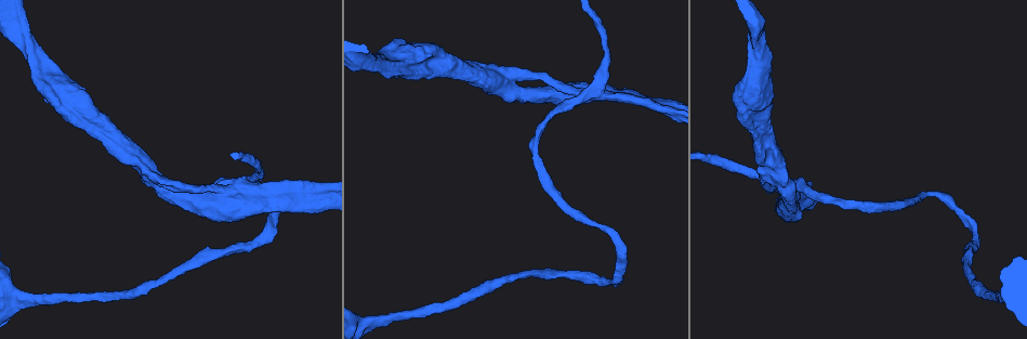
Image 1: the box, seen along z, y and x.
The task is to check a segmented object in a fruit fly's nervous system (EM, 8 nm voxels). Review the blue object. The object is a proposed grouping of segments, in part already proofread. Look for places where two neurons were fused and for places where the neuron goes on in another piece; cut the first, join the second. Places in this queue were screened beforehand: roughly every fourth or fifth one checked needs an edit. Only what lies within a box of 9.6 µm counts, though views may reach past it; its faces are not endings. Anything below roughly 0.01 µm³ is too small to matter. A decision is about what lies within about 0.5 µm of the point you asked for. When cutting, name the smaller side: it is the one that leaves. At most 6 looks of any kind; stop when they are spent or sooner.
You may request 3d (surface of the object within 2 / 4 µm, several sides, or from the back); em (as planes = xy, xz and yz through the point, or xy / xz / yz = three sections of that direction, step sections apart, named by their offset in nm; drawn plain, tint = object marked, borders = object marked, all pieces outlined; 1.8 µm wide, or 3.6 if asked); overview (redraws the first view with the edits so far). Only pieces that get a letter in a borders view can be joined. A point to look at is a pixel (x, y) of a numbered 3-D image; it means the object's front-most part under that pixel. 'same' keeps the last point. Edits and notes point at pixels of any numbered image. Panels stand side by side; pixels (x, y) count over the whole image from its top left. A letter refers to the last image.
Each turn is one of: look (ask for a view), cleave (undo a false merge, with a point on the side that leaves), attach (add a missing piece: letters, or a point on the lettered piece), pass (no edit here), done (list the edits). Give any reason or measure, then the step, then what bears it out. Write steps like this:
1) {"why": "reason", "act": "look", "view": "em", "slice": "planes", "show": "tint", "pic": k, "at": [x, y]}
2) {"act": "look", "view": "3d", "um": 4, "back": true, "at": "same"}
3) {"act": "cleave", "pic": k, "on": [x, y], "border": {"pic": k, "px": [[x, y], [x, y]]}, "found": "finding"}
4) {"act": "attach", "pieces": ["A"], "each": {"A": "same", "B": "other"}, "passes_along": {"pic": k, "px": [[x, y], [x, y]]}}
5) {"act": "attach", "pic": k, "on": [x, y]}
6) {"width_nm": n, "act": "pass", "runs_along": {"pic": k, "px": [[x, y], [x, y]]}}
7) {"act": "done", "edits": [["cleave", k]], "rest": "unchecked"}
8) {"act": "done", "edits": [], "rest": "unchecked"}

{"why": "side arm on a straight run", "act": "look", "view": "em", "slice": "xy", "step": 16, "show": "tint", "pic": 1, "at": [644, 102]}

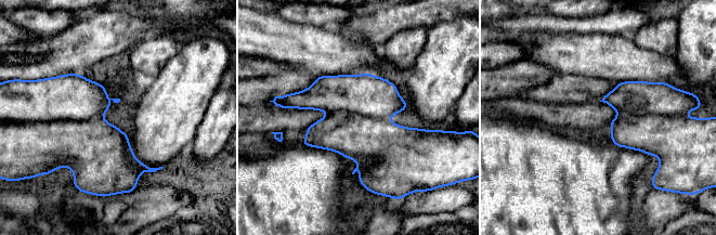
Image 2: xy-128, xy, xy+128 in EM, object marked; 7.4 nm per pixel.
{"act": "look", "view": "em", "slice": "planes", "show": "borders", "at": "same"}

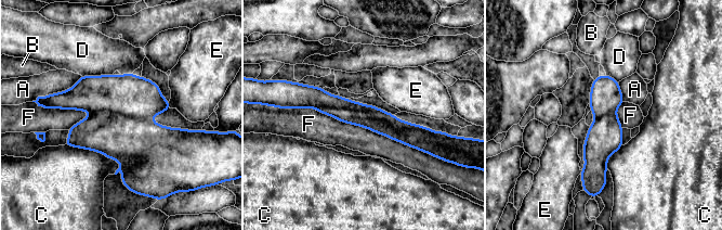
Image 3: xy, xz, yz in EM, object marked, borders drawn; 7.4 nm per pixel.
{"longest_contact_nm": ["F", 1100], "act": "pass", "each": {"A": "other", "B": "other", "C": "other", "D": "other", "E": "other", "F": "other"}, "border": {"pic": 3, "px": [[289, 107], [314, 107], [429, 154]]}, "found": "one neuron here"}

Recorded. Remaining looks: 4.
{"why": "arms part here", "act": "look", "view": "3d", "um": 4, "pic": 1, "at": [500, 86]}

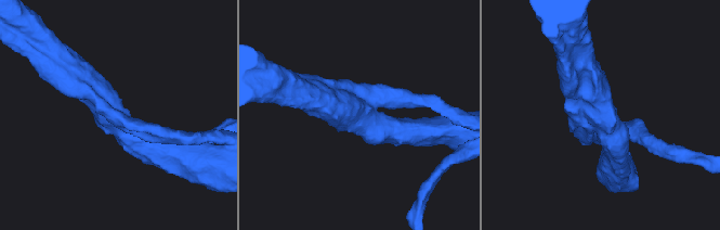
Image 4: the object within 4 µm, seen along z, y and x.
{"why": "now the EM", "act": "look", "view": "em", "slice": "planes", "show": "borders", "pic": 4, "at": [362, 121]}

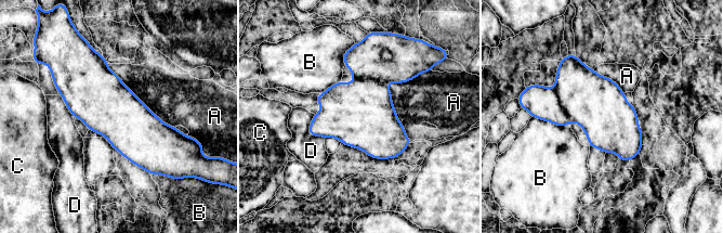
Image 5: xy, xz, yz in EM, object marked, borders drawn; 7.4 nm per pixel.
{"act": "pass", "each": {"A": "other", "B": "other", "C": "other", "D": "other"}, "border": {"pic": 5, "px": [[422, 72], [388, 85], [410, 142]]}, "found": "continuous, no second neuron"}

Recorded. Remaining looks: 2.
{"act": "done", "edits": [], "rest": "unchecked"}

